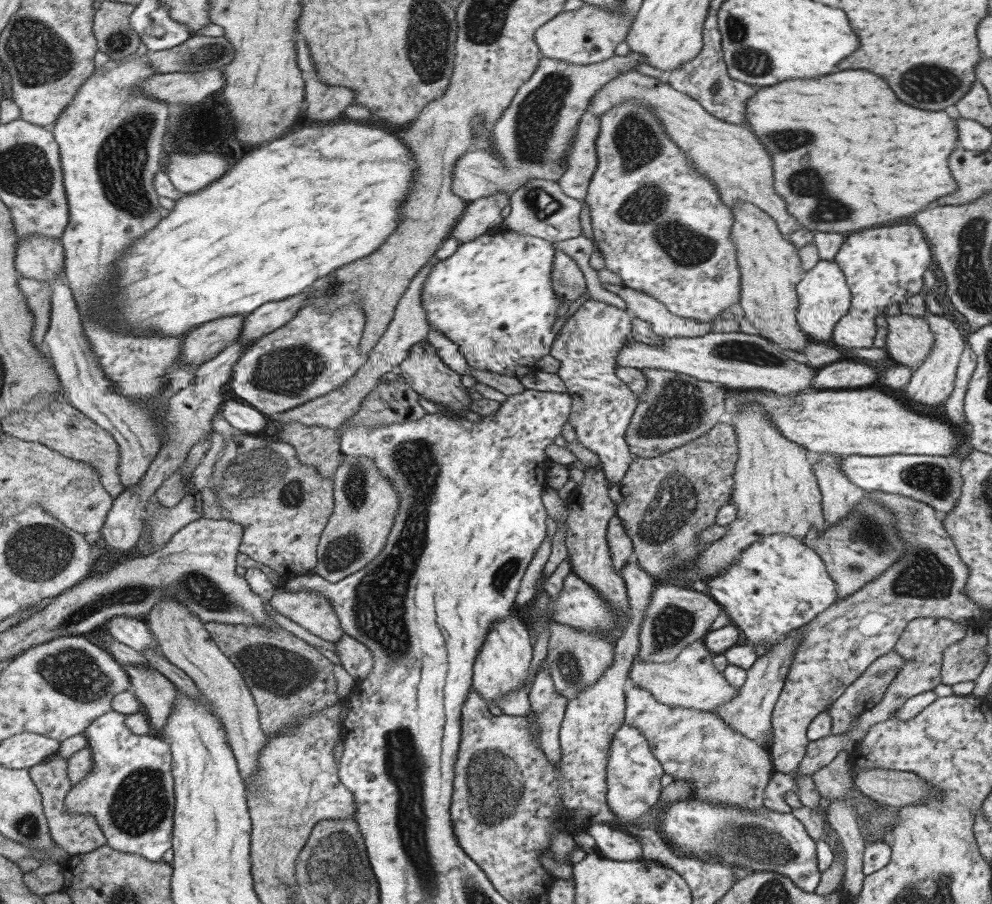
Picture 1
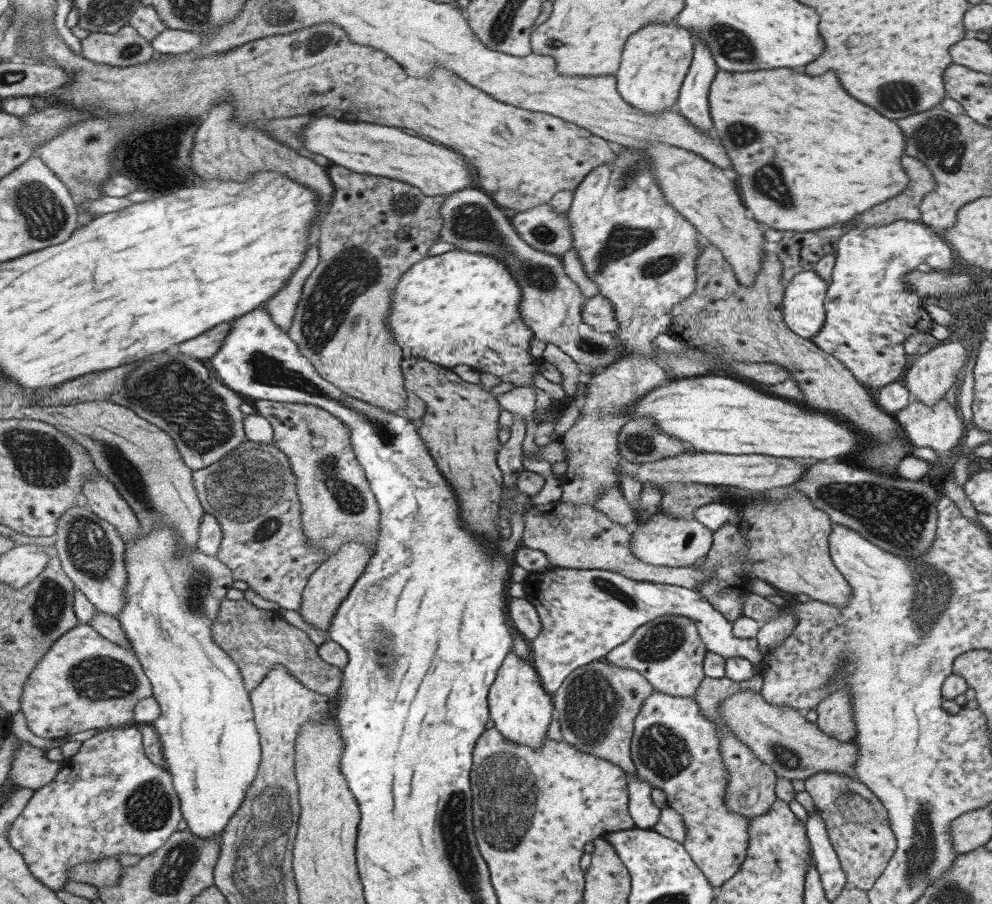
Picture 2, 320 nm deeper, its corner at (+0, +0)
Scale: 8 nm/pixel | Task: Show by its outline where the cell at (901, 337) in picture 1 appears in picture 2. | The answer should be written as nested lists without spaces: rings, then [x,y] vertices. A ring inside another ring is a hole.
[[[939,341],[919,357],[909,356],[907,367],[903,372],[904,387],[909,391],[911,399],[919,401],[925,406],[933,406],[945,396],[945,392],[961,377],[964,364],[969,352],[957,341]]]

